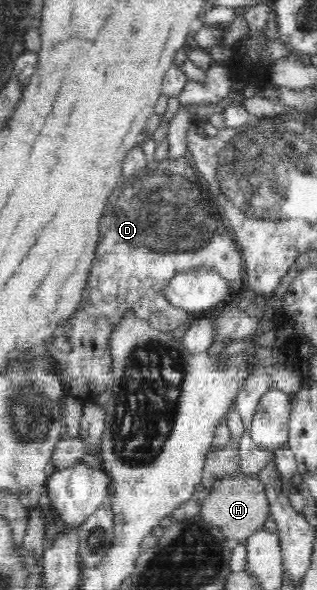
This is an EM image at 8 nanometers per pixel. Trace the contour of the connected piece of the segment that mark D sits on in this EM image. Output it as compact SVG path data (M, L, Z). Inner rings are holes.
M183 153L168 155L161 161L151 160L135 173L135 177L122 175L117 180L99 221L94 264L86 279L82 303L71 313L63 333L56 339L50 339L52 354L58 363L56 376L61 380L66 396L80 399L86 404L111 387L113 376L107 340L115 321L127 309L132 309L137 317L148 319L159 330L173 332L182 323L187 324L189 312L173 305L166 296L171 279L178 273L195 265L211 265L231 283L239 284L244 280L240 249L230 235L229 221L223 213L219 213L219 205L215 205L215 197L211 197L211 185L207 185L207 179L202 175Z

